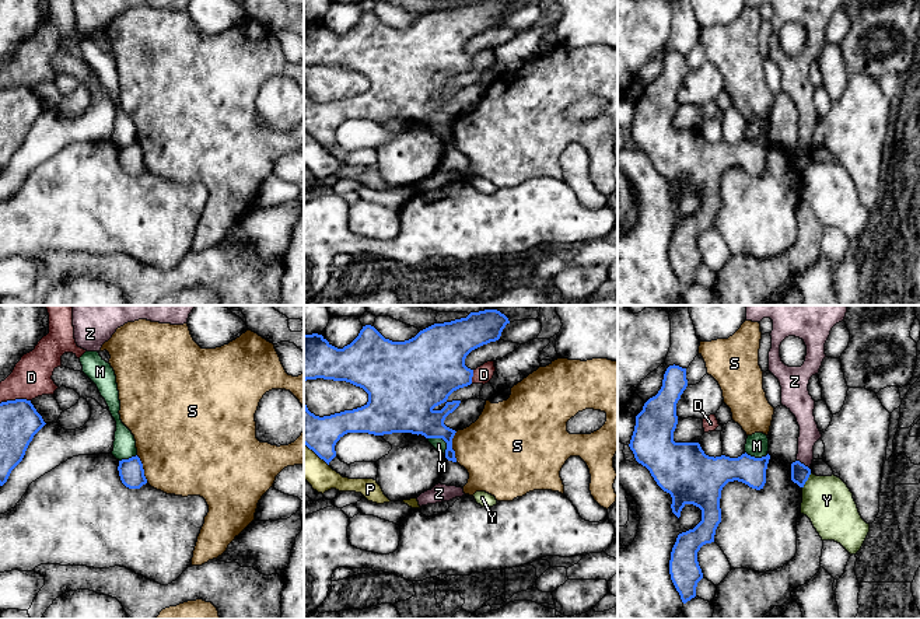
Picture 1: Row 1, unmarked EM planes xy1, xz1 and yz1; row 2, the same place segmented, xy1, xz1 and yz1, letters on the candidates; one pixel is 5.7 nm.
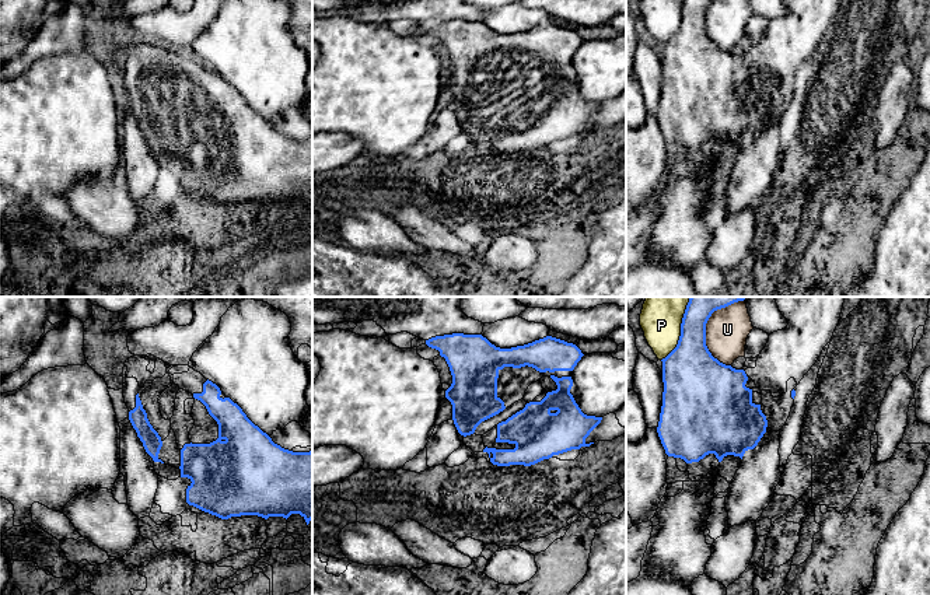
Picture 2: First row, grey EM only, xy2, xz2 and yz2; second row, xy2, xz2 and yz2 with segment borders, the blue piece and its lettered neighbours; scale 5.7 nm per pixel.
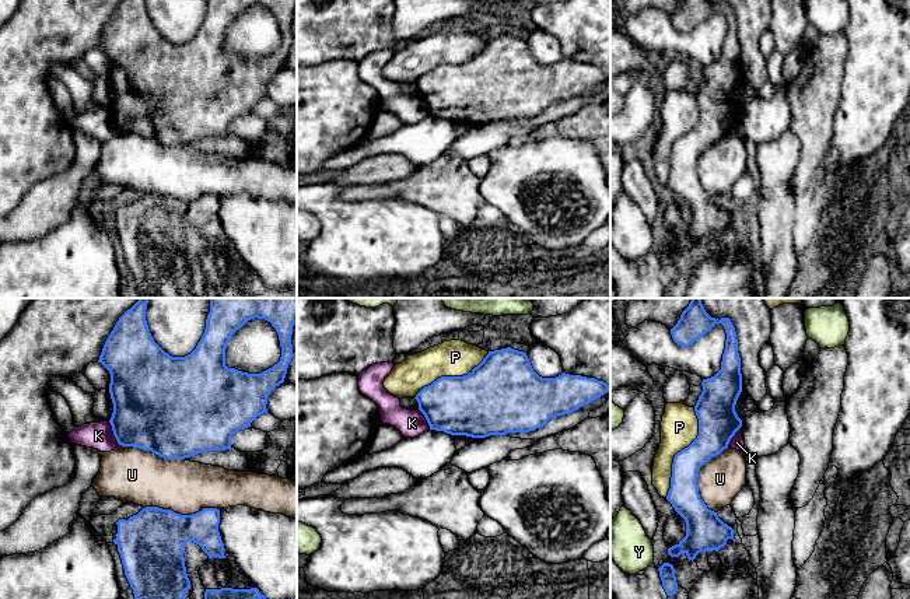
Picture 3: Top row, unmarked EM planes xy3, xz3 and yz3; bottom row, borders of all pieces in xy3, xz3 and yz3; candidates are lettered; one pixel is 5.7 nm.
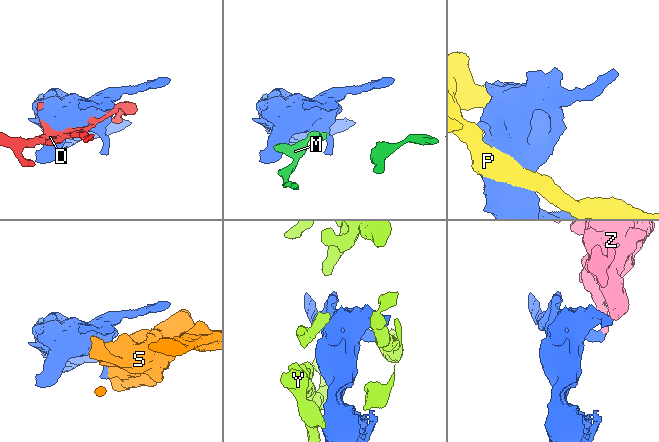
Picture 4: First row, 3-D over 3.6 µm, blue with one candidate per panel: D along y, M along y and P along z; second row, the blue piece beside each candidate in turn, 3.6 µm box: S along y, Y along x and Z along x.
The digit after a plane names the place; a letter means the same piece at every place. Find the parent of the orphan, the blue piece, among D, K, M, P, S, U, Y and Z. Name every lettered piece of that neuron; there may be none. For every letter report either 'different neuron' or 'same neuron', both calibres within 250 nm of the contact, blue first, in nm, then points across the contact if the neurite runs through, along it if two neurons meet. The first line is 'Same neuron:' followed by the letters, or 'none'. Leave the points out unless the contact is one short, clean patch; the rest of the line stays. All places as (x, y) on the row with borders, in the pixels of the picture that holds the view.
Same neuron: none
D: different neuron; calibres 220 and 220 nm
K: different neuron; calibres 440 and 160 nm; border xy3 (108, 421), (119, 444)
M: different neuron; calibres 280 and 70 nm; border xz1 (427, 437), (440, 437), (445, 443), (445, 453)
P: different neuron; calibres 200 and 220 nm
S: different neuron; calibres 190 and 400 nm; border xz1 (457, 432), (452, 439), (455, 461)
U: different neuron; calibres 280 and 240 nm
Y: different neuron; calibres 110 and 280 nm; border yz1 (811, 474), (803, 488)
Z: different neuron; calibres 110 and 120 nm

